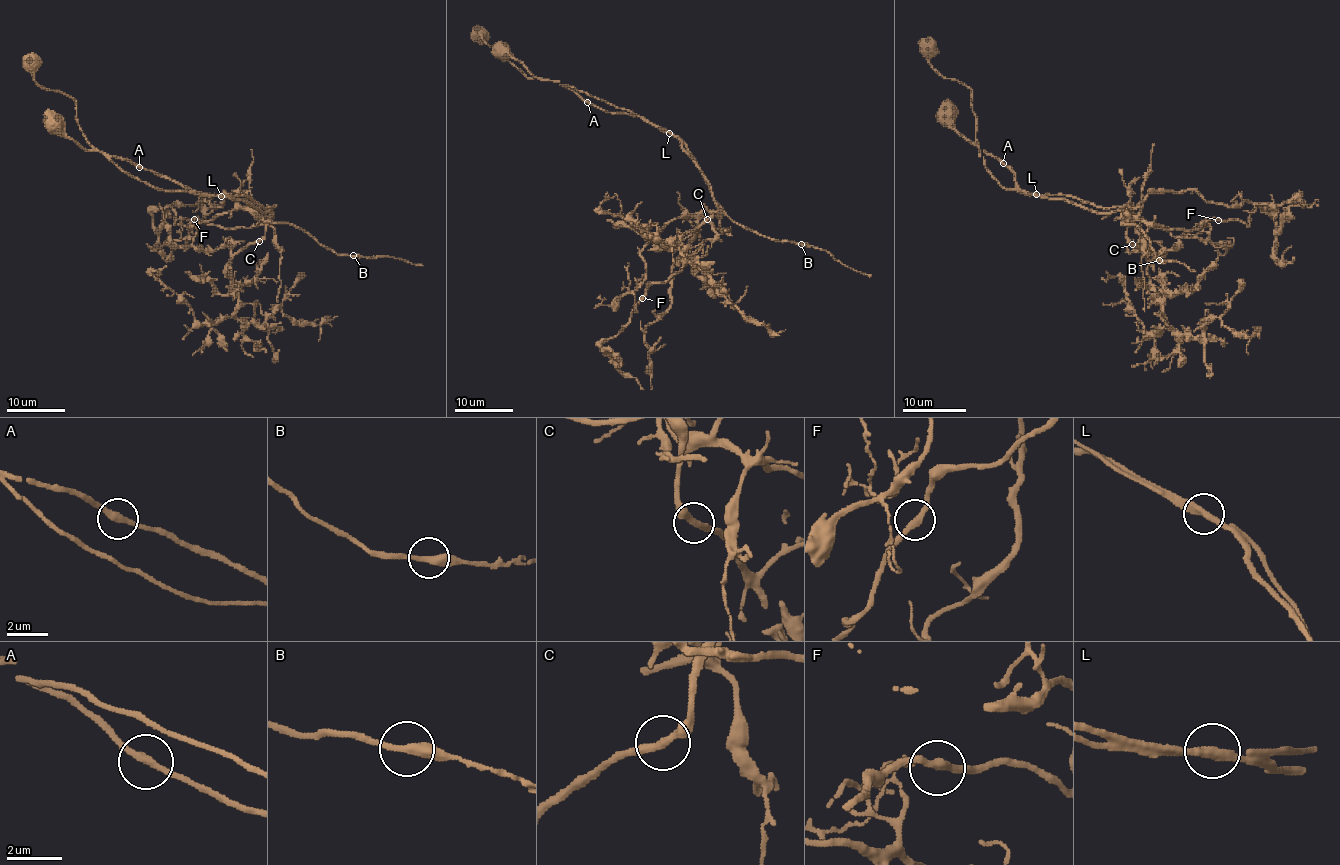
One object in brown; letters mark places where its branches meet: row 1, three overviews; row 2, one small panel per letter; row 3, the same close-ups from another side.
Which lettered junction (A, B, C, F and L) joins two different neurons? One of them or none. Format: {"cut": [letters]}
{"cut": ["L"]}

